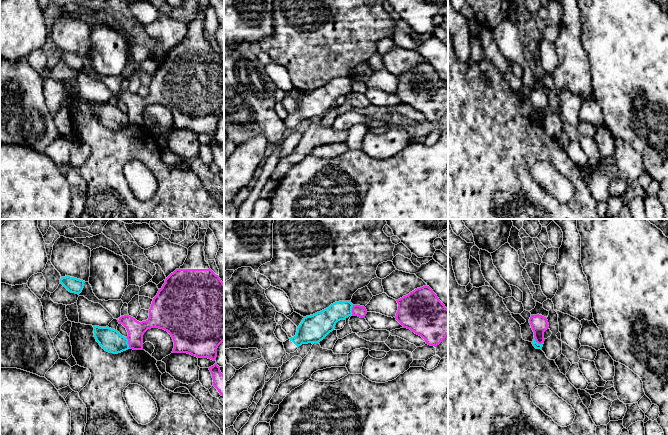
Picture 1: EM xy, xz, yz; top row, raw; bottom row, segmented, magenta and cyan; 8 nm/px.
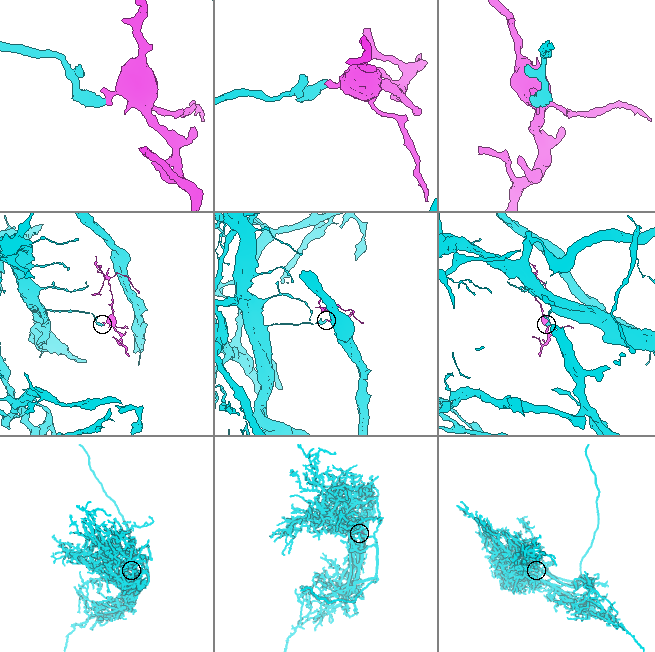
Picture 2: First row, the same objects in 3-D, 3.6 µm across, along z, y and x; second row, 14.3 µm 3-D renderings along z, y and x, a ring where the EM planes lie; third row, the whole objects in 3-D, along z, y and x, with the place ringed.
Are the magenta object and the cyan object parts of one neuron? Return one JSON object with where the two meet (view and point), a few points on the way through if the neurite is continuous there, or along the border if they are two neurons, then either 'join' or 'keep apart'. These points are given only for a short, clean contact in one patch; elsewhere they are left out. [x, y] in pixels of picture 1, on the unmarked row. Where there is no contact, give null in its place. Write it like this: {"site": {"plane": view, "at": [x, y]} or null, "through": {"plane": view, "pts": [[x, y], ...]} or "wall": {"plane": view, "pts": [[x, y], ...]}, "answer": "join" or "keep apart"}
{"site": {"plane": "yz", "at": [538, 119]}, "wall": {"plane": "yz", "pts": [[534, 113], [538, 119], [543, 119]]}, "answer": "keep apart"}

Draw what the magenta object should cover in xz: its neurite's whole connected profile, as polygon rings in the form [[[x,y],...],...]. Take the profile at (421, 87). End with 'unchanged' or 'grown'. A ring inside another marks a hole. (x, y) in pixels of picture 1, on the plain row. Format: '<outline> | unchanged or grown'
[[[423,62],[396,76],[396,96],[421,112],[430,122],[439,121],[448,111],[448,85],[429,62]]] | unchanged

